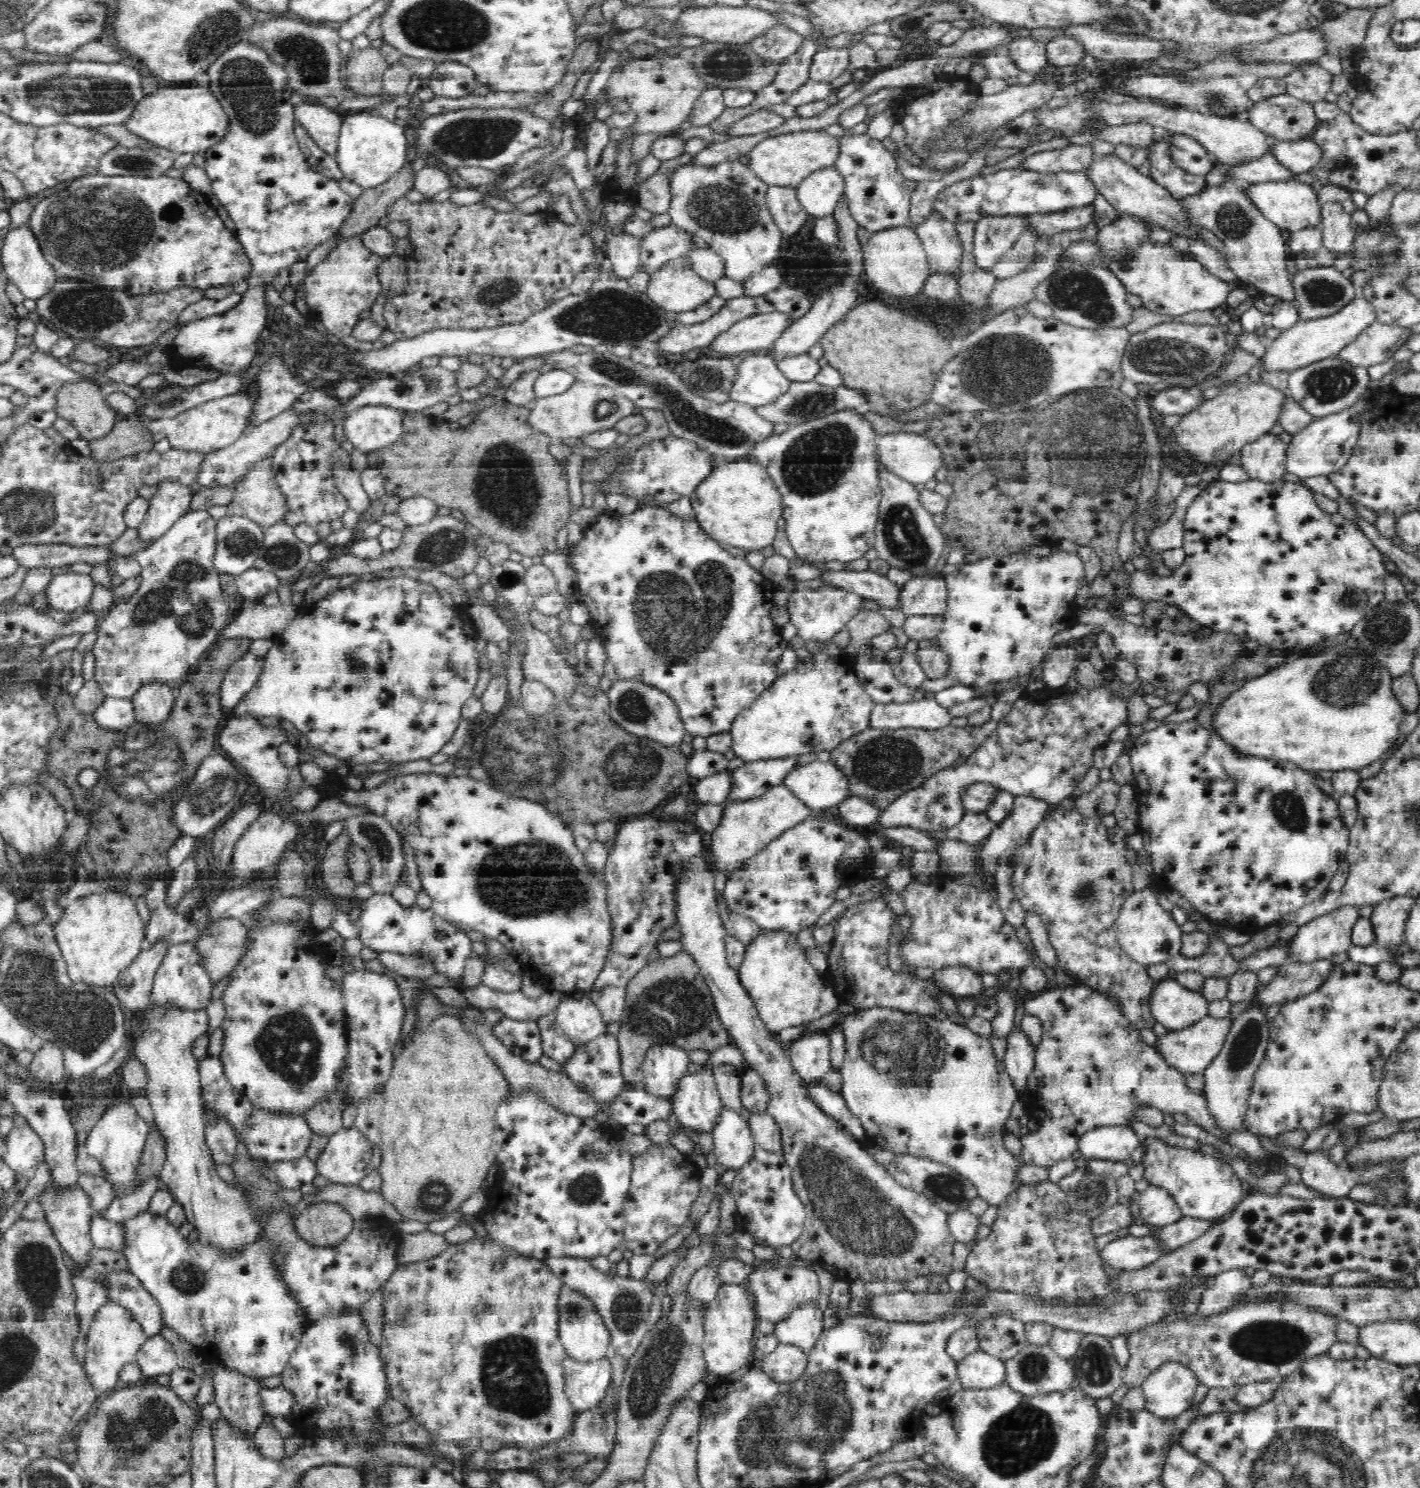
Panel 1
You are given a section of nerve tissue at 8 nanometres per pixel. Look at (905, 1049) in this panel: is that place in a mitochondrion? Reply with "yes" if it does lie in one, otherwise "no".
yes

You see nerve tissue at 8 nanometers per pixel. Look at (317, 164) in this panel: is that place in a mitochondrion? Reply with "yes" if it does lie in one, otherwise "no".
no

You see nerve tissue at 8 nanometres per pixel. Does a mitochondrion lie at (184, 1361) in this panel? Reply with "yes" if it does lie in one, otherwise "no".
no

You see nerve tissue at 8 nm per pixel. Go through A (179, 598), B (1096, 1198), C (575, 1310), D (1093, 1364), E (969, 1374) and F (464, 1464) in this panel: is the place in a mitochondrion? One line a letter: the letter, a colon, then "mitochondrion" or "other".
A: mitochondrion
B: mitochondrion
C: mitochondrion
D: mitochondrion
E: other
F: other

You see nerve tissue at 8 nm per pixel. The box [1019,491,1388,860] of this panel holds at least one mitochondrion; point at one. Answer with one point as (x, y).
(1346, 681)

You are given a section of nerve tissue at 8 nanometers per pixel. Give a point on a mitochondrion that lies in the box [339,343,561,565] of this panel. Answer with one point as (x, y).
(505, 485)

